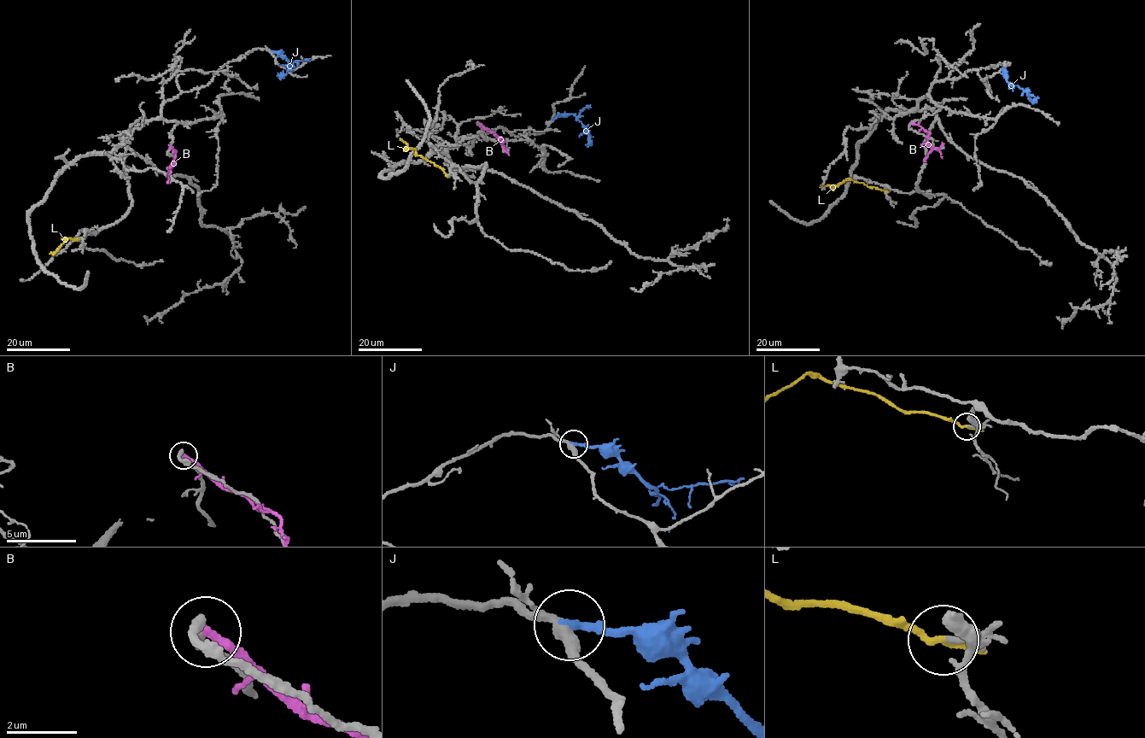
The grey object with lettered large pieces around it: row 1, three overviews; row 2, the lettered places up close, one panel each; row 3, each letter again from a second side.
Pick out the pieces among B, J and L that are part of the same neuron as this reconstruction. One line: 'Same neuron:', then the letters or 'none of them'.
Same neuron: L

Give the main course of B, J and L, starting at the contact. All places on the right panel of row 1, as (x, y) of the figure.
B: (911, 123), (930, 133), (927, 143), (932, 150), (924, 161)
J: (1004, 67), (1007, 81), (1027, 92), (1032, 101), (1037, 97)
L: (885, 191), (850, 179), (836, 186), (820, 186)

